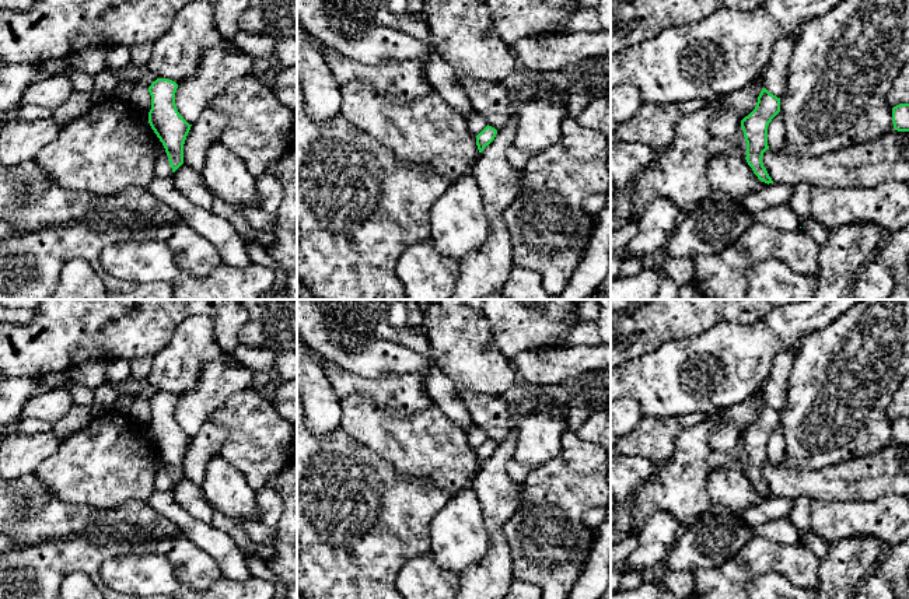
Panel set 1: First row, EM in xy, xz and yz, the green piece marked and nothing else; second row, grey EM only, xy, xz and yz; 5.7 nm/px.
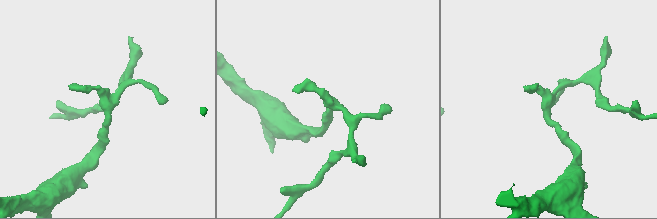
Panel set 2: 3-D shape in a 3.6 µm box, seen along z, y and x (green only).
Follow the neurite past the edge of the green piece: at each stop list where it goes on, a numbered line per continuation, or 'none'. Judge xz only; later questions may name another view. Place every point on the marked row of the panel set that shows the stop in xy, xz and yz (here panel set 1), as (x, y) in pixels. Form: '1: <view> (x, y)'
none

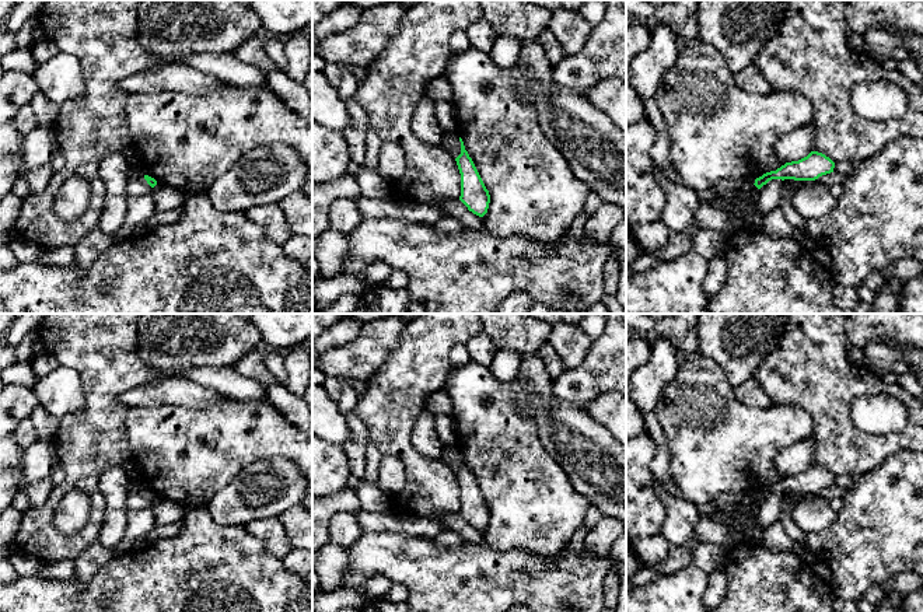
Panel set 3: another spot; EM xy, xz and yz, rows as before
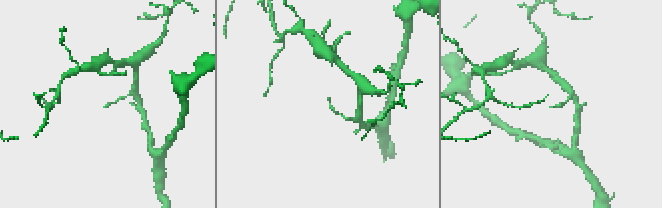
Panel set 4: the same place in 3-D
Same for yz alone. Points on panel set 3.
1: yz (727, 185)

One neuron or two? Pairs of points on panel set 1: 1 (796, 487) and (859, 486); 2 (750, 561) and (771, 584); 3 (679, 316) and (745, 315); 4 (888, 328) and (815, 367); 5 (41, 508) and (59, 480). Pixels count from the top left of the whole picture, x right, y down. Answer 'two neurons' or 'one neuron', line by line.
1: one neuron
2: two neurons
3: one neuron
4: one neuron
5: two neurons

